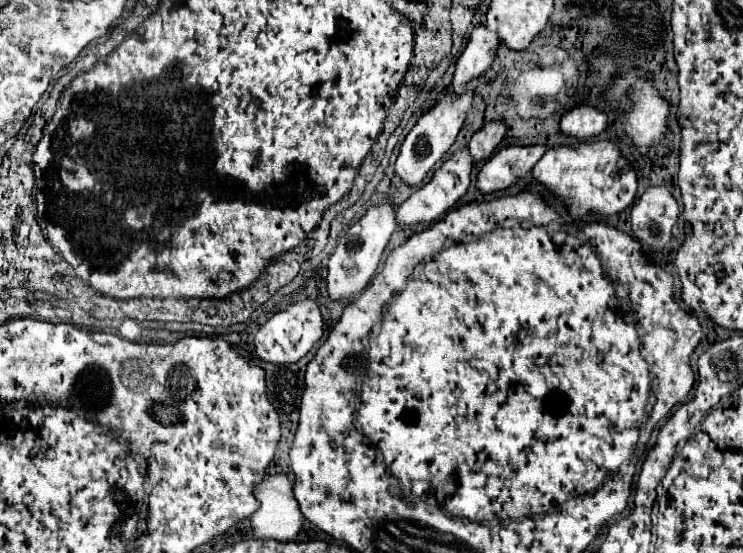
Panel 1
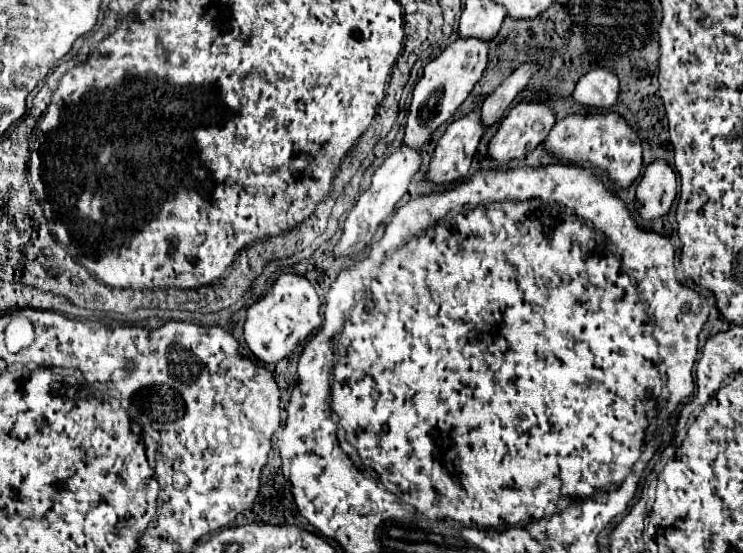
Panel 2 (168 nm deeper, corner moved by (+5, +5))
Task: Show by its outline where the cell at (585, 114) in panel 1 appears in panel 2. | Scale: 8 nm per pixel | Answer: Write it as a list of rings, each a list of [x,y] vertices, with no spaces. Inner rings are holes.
[[[592,68],[578,80],[572,96],[576,98],[576,102],[584,106],[606,110],[616,104],[618,92],[620,92],[620,82],[610,68]]]

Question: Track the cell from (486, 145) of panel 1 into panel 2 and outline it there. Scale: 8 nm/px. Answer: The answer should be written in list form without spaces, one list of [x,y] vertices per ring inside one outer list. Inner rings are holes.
[[[526,62],[518,66],[492,94],[486,96],[482,102],[482,124],[484,128],[490,128],[494,122],[498,122],[504,114],[504,110],[512,104],[512,100],[524,90],[528,80],[532,78],[534,72],[538,72],[538,64]]]

